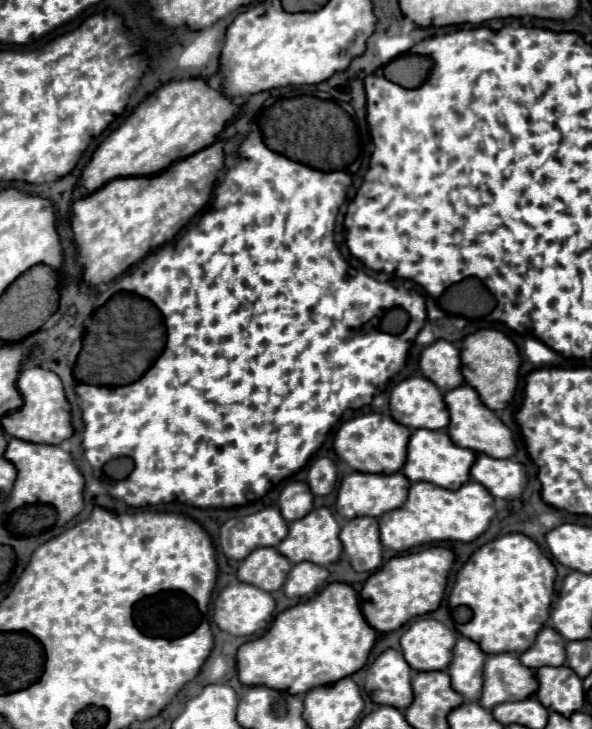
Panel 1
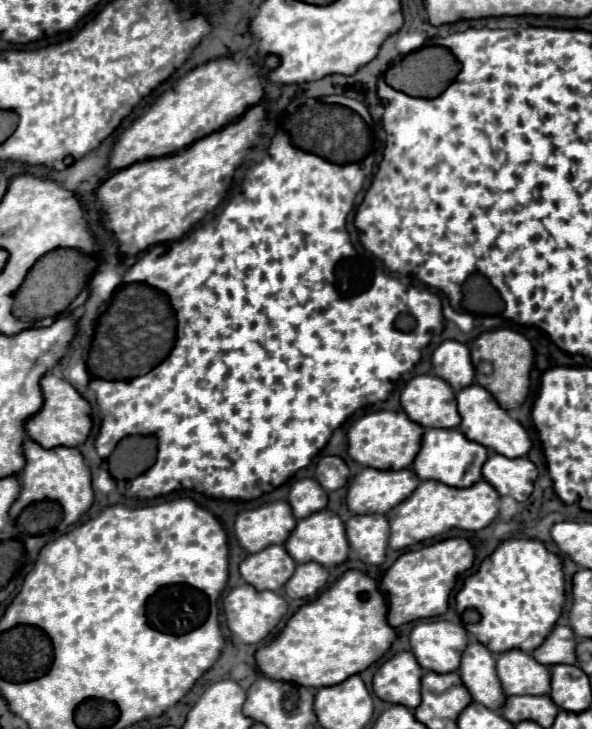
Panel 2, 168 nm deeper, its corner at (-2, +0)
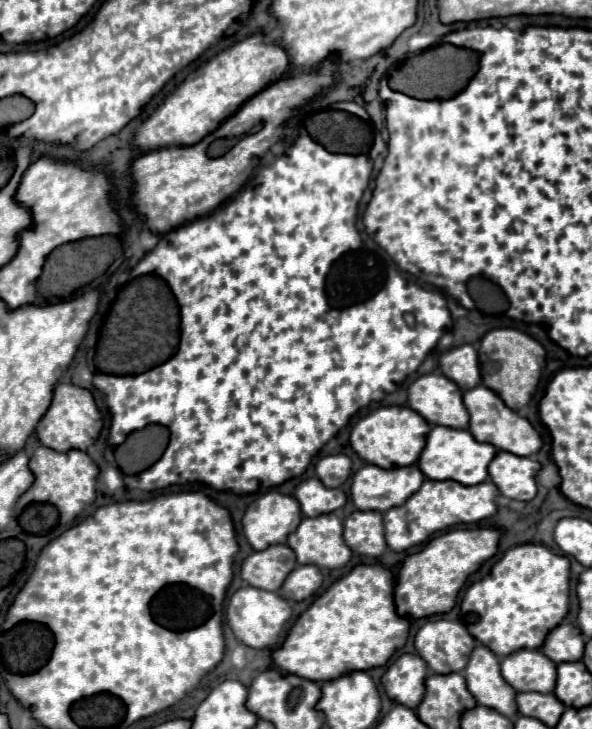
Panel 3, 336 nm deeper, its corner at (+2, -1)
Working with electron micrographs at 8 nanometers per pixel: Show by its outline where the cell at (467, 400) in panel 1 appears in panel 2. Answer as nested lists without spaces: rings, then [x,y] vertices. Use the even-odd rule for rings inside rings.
[[[470,384],[466,388],[462,388],[458,394],[456,394],[456,402],[458,402],[458,412],[460,412],[460,426],[458,430],[472,442],[478,442],[482,444],[484,448],[488,448],[490,452],[496,452],[496,454],[502,454],[502,456],[508,456],[508,458],[520,458],[520,456],[526,456],[528,450],[532,448],[532,442],[530,442],[530,436],[528,432],[524,430],[524,426],[516,420],[512,420],[506,410],[502,410],[496,400],[492,398],[492,394],[482,388],[480,384]]]

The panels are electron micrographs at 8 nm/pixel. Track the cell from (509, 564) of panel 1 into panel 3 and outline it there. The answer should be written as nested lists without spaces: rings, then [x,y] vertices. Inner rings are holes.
[[[516,545],[504,553],[490,575],[470,585],[462,599],[462,613],[474,613],[478,621],[468,623],[476,641],[506,657],[518,649],[540,649],[546,635],[560,625],[570,605],[570,561],[544,545]]]

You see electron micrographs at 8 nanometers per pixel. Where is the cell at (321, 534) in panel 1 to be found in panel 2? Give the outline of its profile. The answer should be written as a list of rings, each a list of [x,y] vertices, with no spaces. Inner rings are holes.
[[[326,510],[314,512],[312,516],[298,520],[296,528],[292,530],[292,536],[288,536],[284,546],[286,546],[288,554],[298,564],[318,562],[318,564],[324,564],[324,566],[338,566],[348,556],[348,540],[346,540],[346,534],[344,534],[344,522],[334,512],[326,512]]]

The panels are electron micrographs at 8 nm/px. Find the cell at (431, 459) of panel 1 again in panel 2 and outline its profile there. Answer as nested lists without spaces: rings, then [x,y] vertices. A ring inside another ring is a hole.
[[[428,428],[420,442],[420,452],[412,464],[412,470],[420,480],[436,480],[454,488],[468,488],[482,480],[480,468],[488,458],[488,450],[482,444],[468,440],[458,428]]]

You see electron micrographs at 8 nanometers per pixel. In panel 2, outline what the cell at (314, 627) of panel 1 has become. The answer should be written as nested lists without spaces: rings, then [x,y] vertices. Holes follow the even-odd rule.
[[[348,570],[316,600],[298,608],[276,640],[256,650],[256,666],[272,680],[306,688],[334,686],[382,658],[394,636],[386,622],[386,600],[378,584],[360,570]]]

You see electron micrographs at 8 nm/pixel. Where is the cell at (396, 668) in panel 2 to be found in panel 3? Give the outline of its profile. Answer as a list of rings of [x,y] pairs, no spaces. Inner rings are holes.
[[[404,653],[382,675],[382,685],[392,701],[416,711],[426,691],[424,687],[426,675],[428,675],[426,661],[420,655]]]

